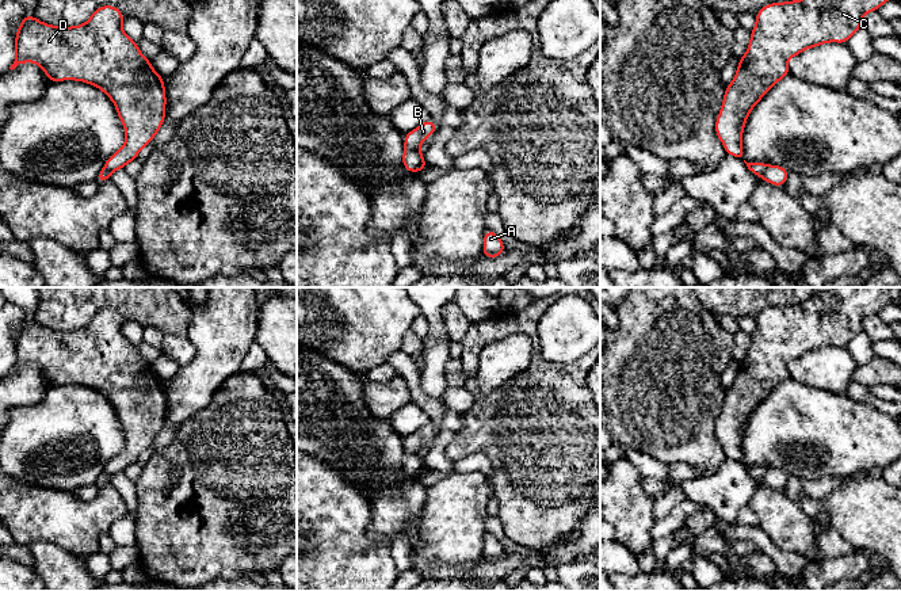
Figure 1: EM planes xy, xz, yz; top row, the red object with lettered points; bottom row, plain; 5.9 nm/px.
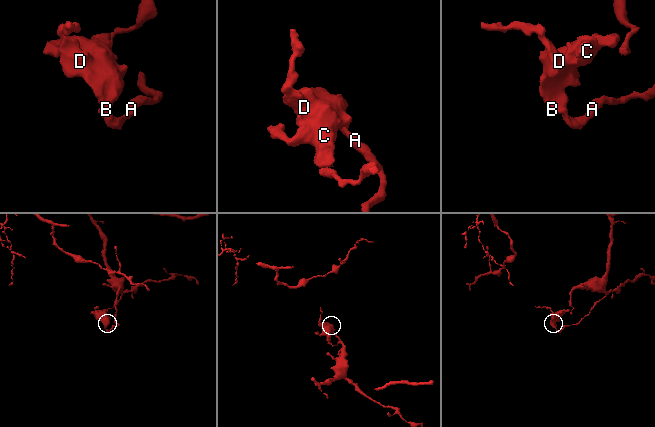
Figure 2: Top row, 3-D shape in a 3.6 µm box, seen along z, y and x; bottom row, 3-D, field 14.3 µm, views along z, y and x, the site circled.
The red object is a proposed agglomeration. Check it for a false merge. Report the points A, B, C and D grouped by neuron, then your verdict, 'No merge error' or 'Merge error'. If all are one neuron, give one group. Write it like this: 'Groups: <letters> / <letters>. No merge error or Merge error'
Groups: A / B C D. Merge error

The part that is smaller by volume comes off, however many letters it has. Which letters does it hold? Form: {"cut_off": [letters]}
{"cut_off": ["B", "C", "D"]}

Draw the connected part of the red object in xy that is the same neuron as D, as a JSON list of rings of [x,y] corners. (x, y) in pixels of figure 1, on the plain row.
[[[114,309],[99,310],[84,328],[73,331],[56,331],[39,325],[35,320],[24,319],[15,342],[16,361],[9,371],[12,374],[22,366],[37,366],[50,385],[84,385],[100,392],[114,405],[126,435],[126,447],[107,462],[103,472],[110,476],[125,472],[126,468],[137,462],[140,454],[152,446],[165,423],[164,382],[152,371],[152,366],[142,359],[135,344],[123,336],[123,323],[125,319]]]

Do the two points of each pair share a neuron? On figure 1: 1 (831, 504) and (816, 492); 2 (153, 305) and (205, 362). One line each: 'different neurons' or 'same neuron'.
1: different neurons
2: different neurons

